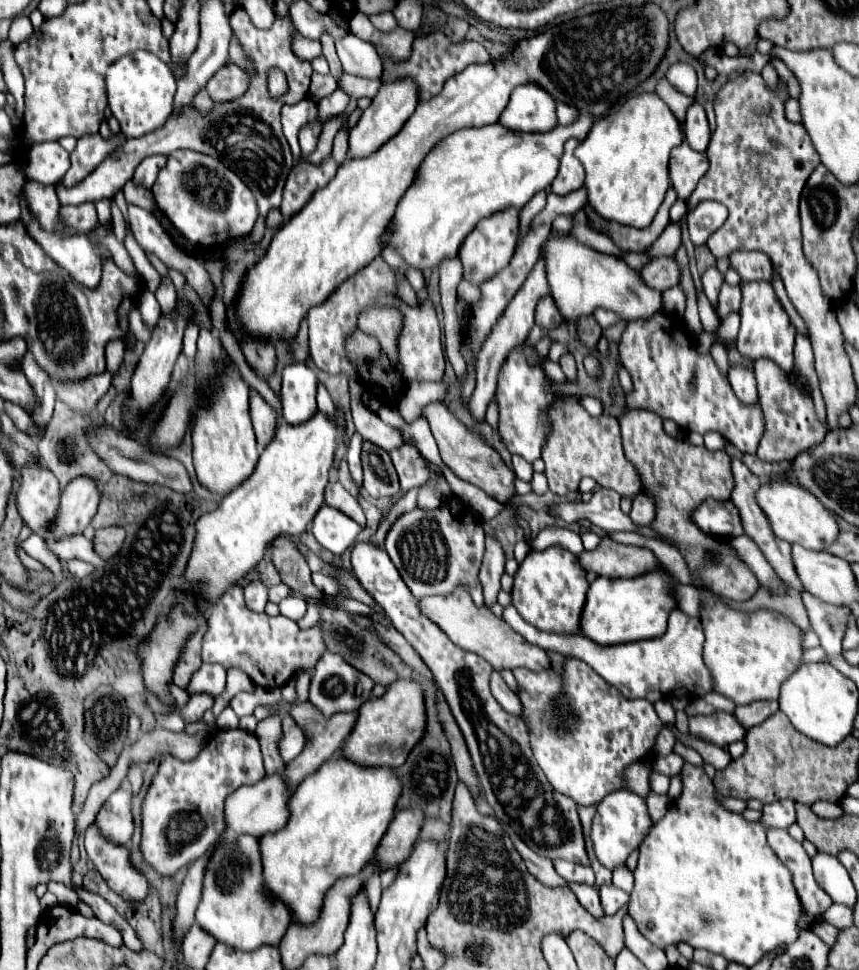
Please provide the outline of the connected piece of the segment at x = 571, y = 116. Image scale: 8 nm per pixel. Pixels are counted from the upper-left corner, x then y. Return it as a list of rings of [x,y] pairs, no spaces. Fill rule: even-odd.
[[[562,102],[556,104],[556,115],[558,119],[558,124],[569,125],[576,120],[575,107]]]

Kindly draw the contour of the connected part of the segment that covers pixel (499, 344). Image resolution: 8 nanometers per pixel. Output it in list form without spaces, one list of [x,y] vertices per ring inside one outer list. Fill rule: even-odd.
[[[540,259],[534,265],[534,269],[530,271],[530,275],[524,281],[522,289],[514,295],[514,299],[506,307],[506,313],[502,313],[502,317],[498,319],[498,325],[494,325],[490,337],[486,337],[486,345],[482,345],[482,349],[478,351],[478,357],[476,357],[476,377],[478,377],[478,383],[476,383],[476,389],[474,389],[472,397],[470,397],[470,411],[472,411],[472,415],[476,419],[484,419],[486,407],[488,407],[490,399],[496,393],[498,373],[500,373],[502,361],[506,361],[506,353],[510,353],[512,347],[524,343],[528,333],[530,333],[530,329],[534,327],[534,309],[536,309],[536,303],[540,301],[542,295],[550,295],[550,287],[546,285],[546,269],[542,269],[542,259]]]

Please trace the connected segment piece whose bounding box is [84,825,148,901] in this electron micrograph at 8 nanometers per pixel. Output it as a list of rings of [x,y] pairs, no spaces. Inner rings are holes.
[[[90,825],[84,833],[84,845],[88,851],[88,857],[96,865],[102,879],[108,883],[112,891],[116,891],[120,897],[126,897],[128,901],[142,901],[148,893],[146,879],[130,865],[128,849],[114,845],[106,841],[100,831]]]

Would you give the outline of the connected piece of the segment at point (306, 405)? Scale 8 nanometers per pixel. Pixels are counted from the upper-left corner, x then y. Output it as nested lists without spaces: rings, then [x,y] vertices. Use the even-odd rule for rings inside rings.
[[[294,363],[282,371],[282,409],[284,421],[290,425],[306,423],[316,411],[318,377],[304,363]]]

